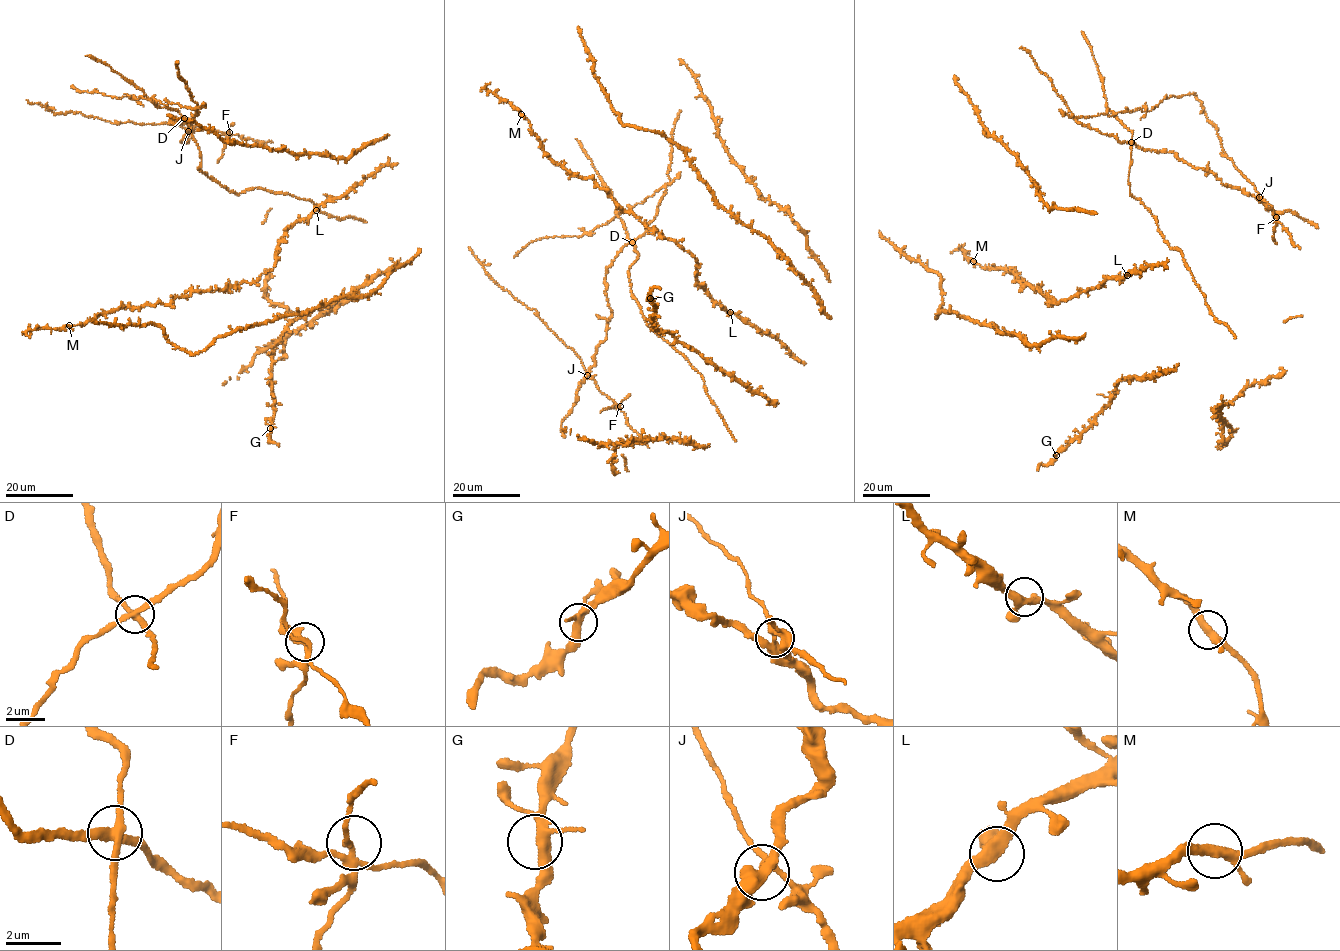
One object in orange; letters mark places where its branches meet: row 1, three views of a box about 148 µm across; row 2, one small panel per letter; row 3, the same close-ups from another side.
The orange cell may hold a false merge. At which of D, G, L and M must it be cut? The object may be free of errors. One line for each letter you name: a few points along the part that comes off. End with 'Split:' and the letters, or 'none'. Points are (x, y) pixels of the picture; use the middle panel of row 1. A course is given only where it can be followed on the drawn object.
D: (632, 242), (607, 269), (606, 298), (611, 317), (588, 374), (579, 358), (538, 313), (500, 287), (469, 246)
Split: D

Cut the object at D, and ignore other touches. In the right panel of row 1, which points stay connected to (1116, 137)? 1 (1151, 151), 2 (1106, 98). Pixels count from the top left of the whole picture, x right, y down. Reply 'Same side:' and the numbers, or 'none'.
Same side: 1

